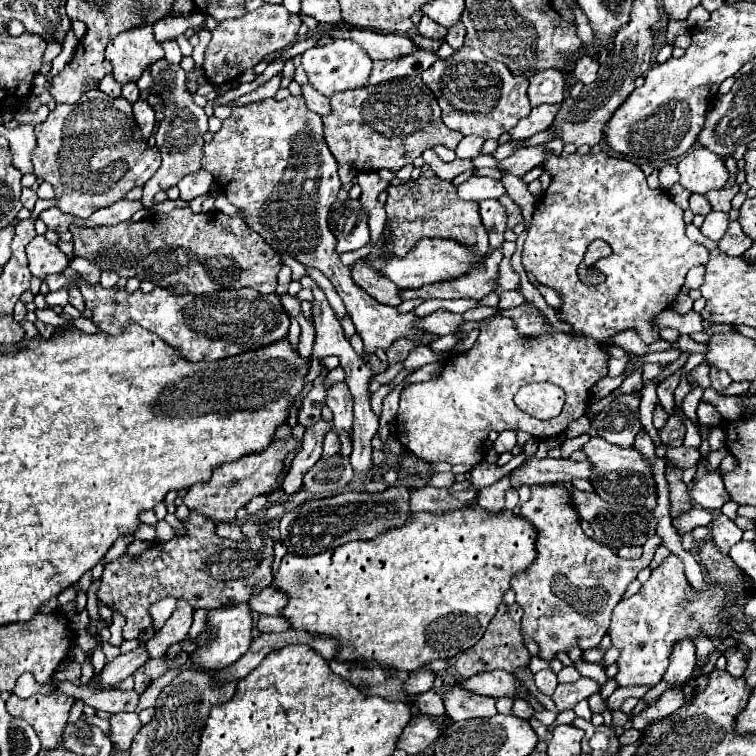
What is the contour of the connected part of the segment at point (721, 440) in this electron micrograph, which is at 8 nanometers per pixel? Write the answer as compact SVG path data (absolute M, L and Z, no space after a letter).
M712 426L708 430L708 444L710 444L710 450L718 450L718 448L726 446L726 434L720 426Z

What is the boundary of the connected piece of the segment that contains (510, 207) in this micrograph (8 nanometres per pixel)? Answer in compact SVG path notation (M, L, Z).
M504 194L504 196L500 198L500 204L506 208L506 214L508 214L508 228L514 228L516 224L522 222L522 208L520 208L508 194Z

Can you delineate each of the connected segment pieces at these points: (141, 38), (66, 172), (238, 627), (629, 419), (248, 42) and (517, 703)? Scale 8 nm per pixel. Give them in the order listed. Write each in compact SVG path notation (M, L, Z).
M140 26L140 30L126 30L108 42L106 58L112 62L114 78L120 84L138 80L144 68L164 56L162 46L154 40L152 26Z
M98 88L84 92L76 104L56 104L48 118L36 126L36 142L38 146L32 154L34 174L54 186L58 208L76 218L88 218L94 210L122 200L128 190L144 186L160 166L160 150L148 146L148 140L142 138L132 114L132 104L122 96L108 98Z
M240 604L240 606L232 606L232 608L218 608L210 612L208 618L210 630L208 630L208 642L202 644L200 650L196 650L192 654L192 664L204 670L222 670L226 666L230 666L232 662L236 662L252 644L252 618L250 618L250 606L248 604Z
M634 394L618 396L610 402L608 410L590 416L590 422L598 430L598 434L610 444L632 446L636 434L642 430L638 404L640 398Z
M264 4L256 12L248 12L244 18L220 22L212 30L212 40L206 48L206 60L202 66L204 76L208 78L210 84L222 84L222 82L234 80L244 70L254 68L268 54L274 54L292 46L300 24L302 24L302 18L298 14L286 12L282 4Z
M514 700L512 714L514 714L514 716L518 716L518 718L524 718L524 720L528 720L528 718L532 718L534 710L528 706L528 702L526 702L526 700Z

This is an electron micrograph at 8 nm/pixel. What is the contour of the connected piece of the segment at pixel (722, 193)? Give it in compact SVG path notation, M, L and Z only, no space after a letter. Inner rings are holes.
M730 184L730 188L722 188L722 190L714 190L706 194L706 200L710 202L712 210L730 210L732 208L732 198L739 192L739 185Z

